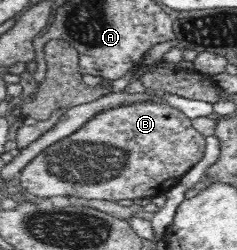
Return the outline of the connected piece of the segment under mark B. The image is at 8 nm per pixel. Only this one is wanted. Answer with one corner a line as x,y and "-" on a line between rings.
137,101
105,109
91,117
75,133
53,142
37,154
18,173
20,185
31,195
37,195
38,199
64,195
117,202
119,199
157,197
172,188
204,156
206,137
191,125
191,119
167,101

